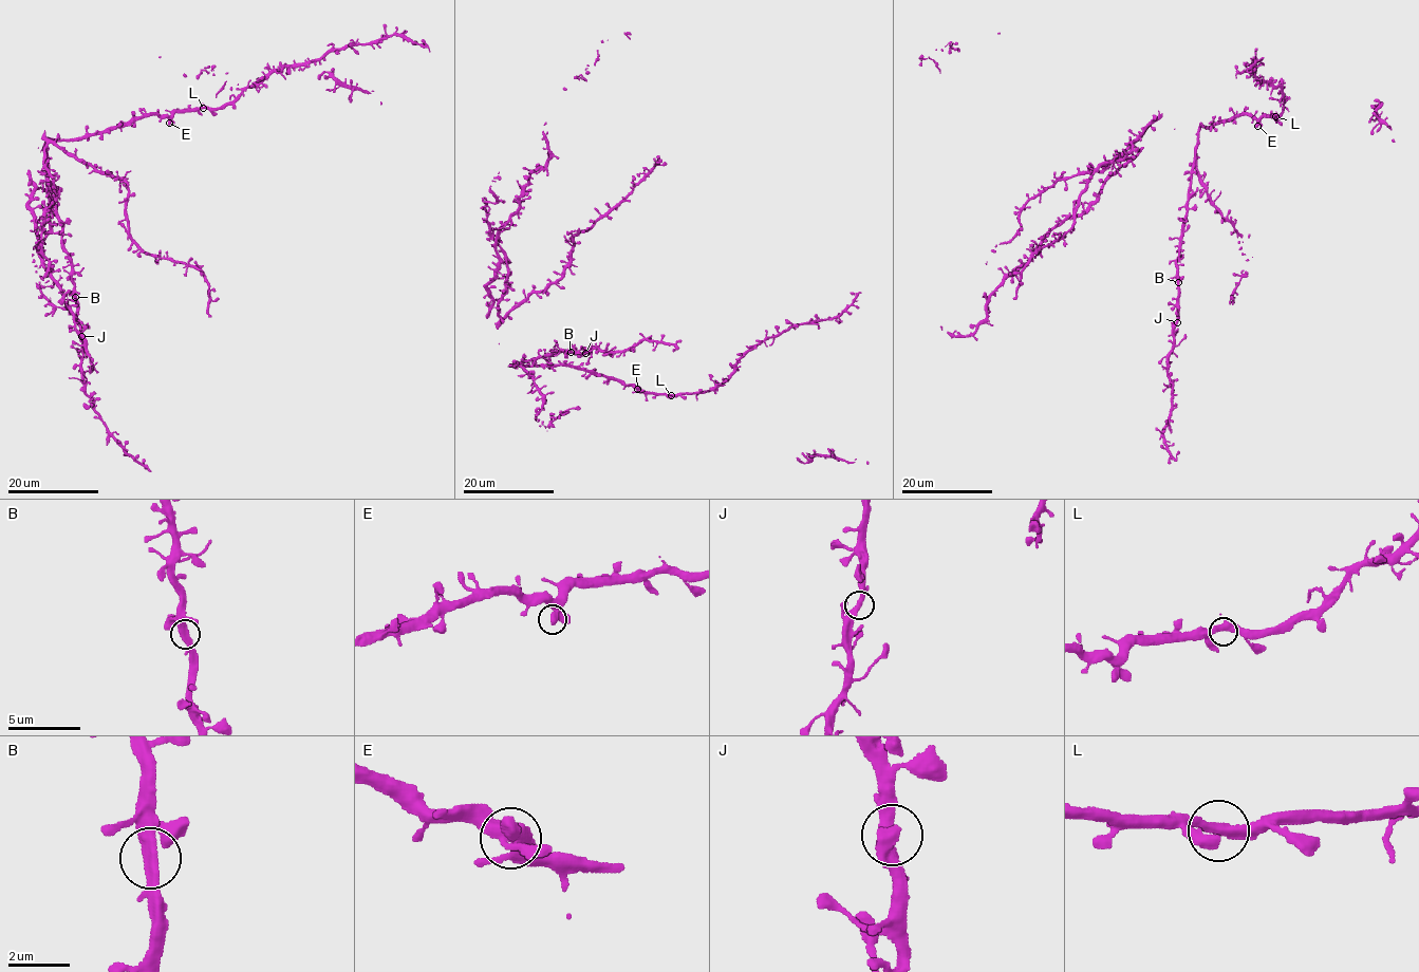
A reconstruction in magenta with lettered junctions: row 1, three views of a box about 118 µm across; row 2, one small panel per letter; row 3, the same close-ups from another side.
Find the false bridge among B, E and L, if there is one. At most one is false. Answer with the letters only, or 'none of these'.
none of these

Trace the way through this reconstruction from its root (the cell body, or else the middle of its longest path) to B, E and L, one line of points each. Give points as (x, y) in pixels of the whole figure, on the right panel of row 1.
B: (1201, 126), (1178, 246), (1177, 282)
E: (1201, 126), (1211, 128), (1243, 114), (1254, 118), (1257, 126)
L: (1201, 126), (1211, 128), (1243, 114), (1259, 119), (1275, 116)

